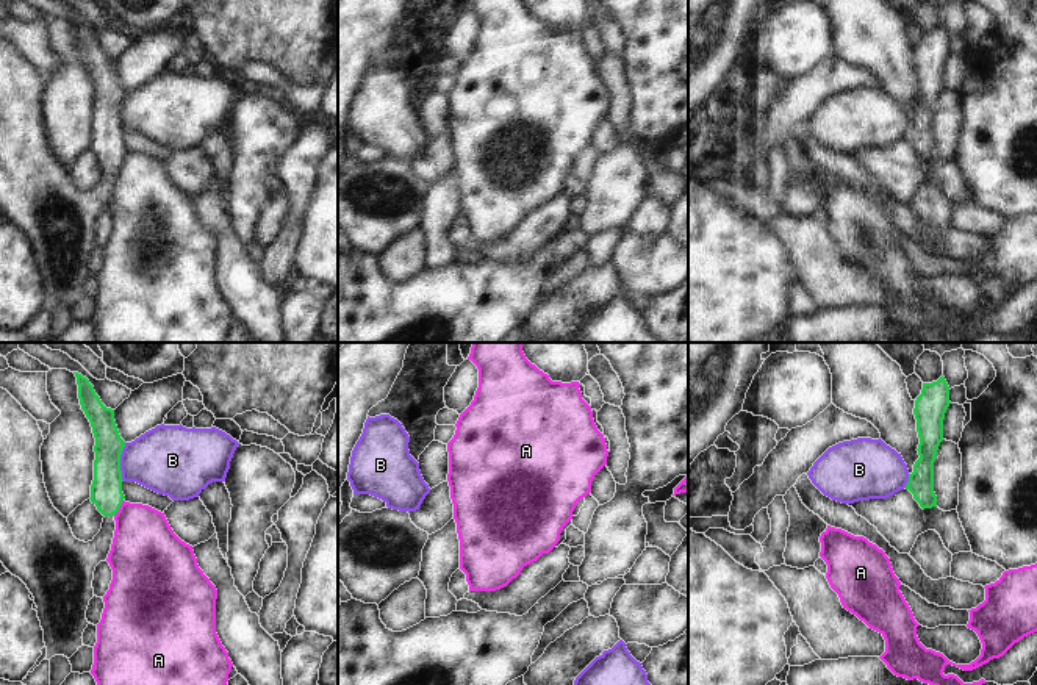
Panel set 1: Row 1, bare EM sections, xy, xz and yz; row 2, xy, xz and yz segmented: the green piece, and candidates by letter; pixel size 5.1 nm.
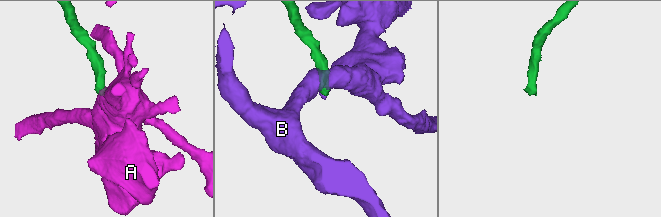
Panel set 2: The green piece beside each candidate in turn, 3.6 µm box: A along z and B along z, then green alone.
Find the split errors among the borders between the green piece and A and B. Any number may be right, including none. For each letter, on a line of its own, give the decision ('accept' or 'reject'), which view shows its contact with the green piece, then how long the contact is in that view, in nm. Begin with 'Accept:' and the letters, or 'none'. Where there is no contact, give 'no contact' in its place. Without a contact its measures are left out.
Accept: none
A: reject; meets green in xy; contact 100 nm long
B: reject; meets green in xy; contact 200 nm long

